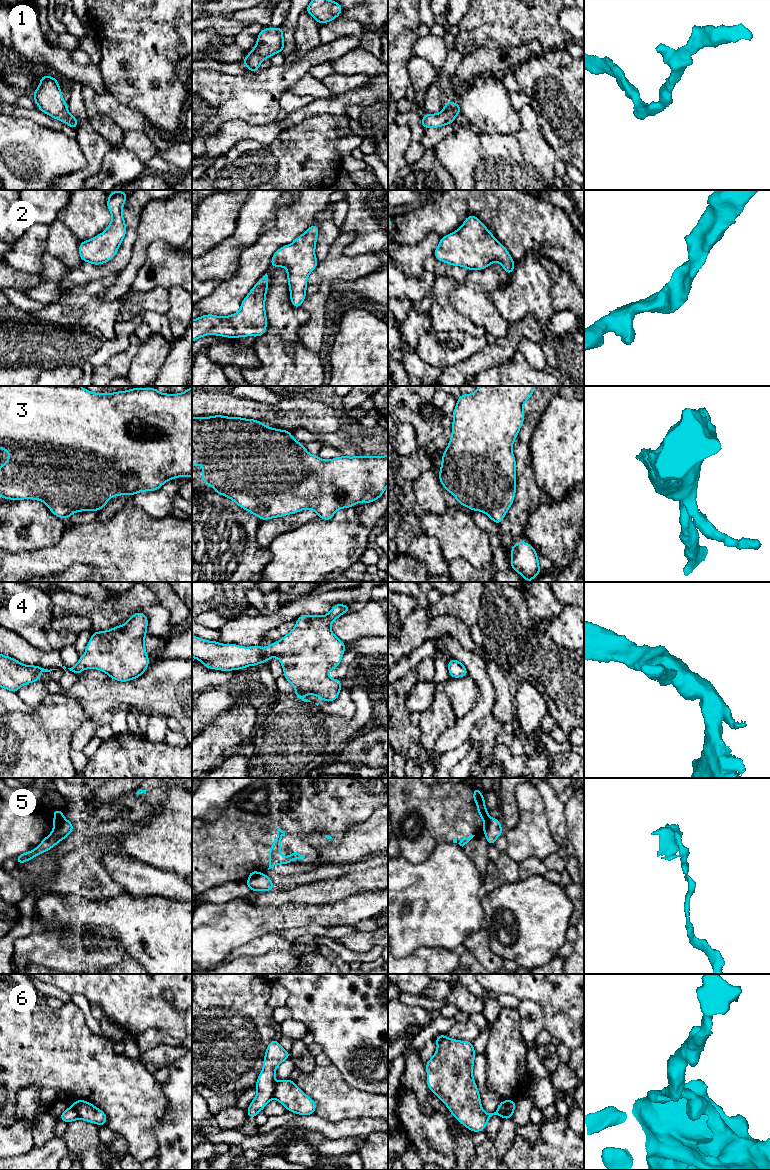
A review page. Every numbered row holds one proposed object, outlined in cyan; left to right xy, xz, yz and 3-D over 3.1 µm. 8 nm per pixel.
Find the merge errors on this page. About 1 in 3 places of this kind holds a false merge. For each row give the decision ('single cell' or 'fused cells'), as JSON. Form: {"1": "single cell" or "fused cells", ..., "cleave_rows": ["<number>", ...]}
{"1": "single cell", "2": "single cell", "3": "single cell", "4": "single cell", "5": "fused cells", "6": "fused cells", "cleave_rows": ["5", "6"]}

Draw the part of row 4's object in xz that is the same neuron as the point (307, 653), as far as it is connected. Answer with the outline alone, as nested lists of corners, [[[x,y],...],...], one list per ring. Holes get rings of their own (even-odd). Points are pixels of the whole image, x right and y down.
[[[335,604],[324,616],[303,614],[296,619],[295,627],[281,640],[273,642],[271,645],[262,648],[261,646],[243,647],[237,644],[221,644],[217,641],[208,641],[192,635],[192,657],[204,664],[207,669],[217,669],[220,671],[231,671],[244,669],[247,666],[256,666],[263,662],[268,662],[270,658],[277,657],[283,667],[285,679],[295,687],[295,696],[304,702],[311,702],[304,699],[304,694],[312,694],[325,702],[332,702],[339,697],[342,688],[341,679],[332,679],[327,673],[336,669],[341,663],[346,644],[337,638],[331,629],[331,623],[339,618],[343,613],[351,611],[346,604]]]

